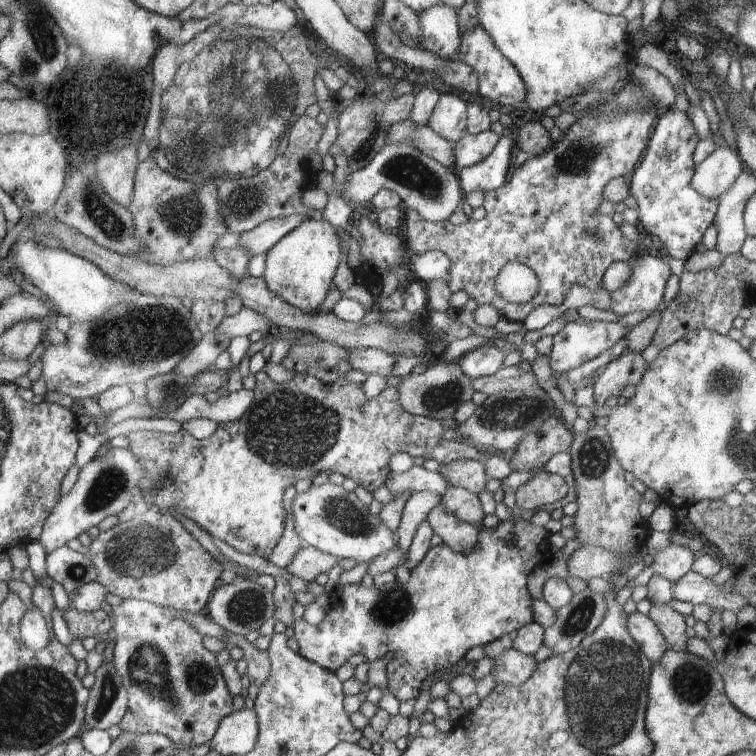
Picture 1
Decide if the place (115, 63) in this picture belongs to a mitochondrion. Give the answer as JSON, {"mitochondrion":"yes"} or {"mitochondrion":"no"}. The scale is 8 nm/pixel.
{"mitochondrion":"no"}

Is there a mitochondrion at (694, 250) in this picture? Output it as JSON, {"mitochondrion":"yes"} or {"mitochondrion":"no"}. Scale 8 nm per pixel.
{"mitochondrion":"no"}

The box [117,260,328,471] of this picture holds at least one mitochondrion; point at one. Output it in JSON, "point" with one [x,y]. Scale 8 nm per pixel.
{"point":[172,387]}

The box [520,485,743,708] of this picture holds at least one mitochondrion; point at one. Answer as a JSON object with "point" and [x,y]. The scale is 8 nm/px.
{"point":[689,682]}

